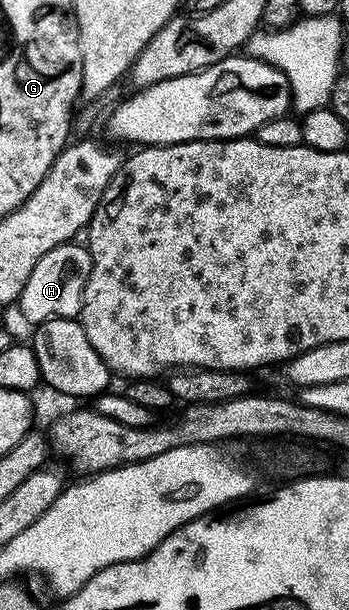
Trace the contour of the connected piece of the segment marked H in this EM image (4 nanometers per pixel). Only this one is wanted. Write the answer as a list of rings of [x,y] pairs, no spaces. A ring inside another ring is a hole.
[[[84,245],[56,246],[27,276],[27,284],[19,299],[21,314],[30,324],[46,322],[52,318],[77,318],[81,313],[81,301],[85,285],[91,276],[91,256]]]

